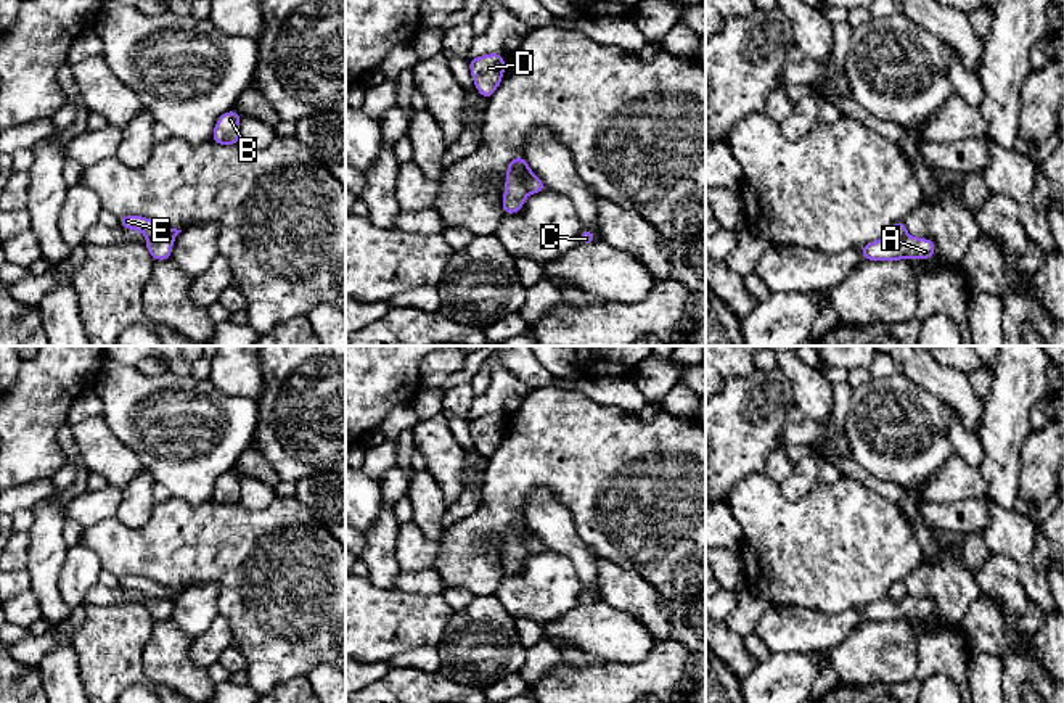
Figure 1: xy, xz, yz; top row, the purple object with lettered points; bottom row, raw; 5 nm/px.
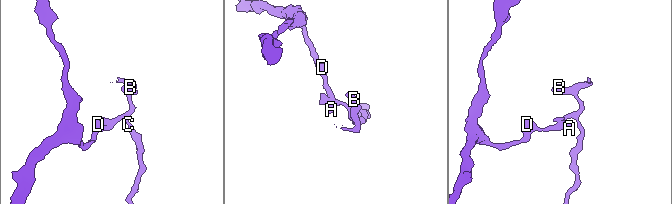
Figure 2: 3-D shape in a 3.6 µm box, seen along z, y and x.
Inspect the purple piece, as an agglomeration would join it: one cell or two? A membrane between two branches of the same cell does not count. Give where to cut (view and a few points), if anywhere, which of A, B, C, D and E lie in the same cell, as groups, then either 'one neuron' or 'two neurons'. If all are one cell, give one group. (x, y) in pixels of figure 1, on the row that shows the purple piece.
xy (148, 237), (171, 242) | A D / B C E | two neurons

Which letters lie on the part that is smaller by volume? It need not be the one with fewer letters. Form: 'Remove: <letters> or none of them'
Remove: A, D

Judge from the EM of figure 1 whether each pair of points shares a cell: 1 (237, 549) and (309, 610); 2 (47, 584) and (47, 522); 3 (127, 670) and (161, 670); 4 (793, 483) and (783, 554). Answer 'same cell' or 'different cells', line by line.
1: same cell
2: same cell
3: different cells
4: different cells

